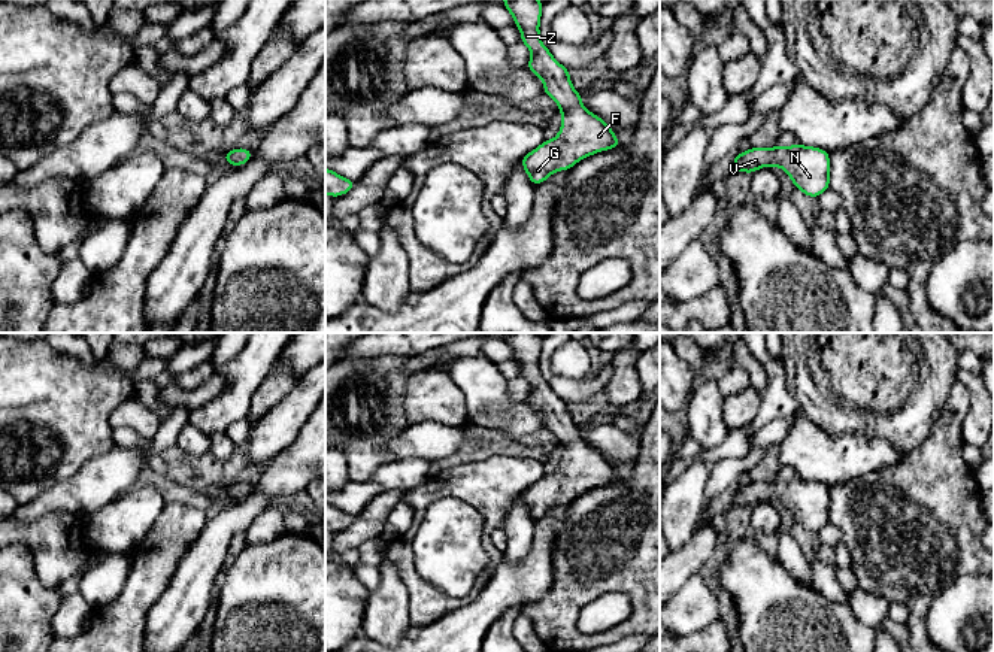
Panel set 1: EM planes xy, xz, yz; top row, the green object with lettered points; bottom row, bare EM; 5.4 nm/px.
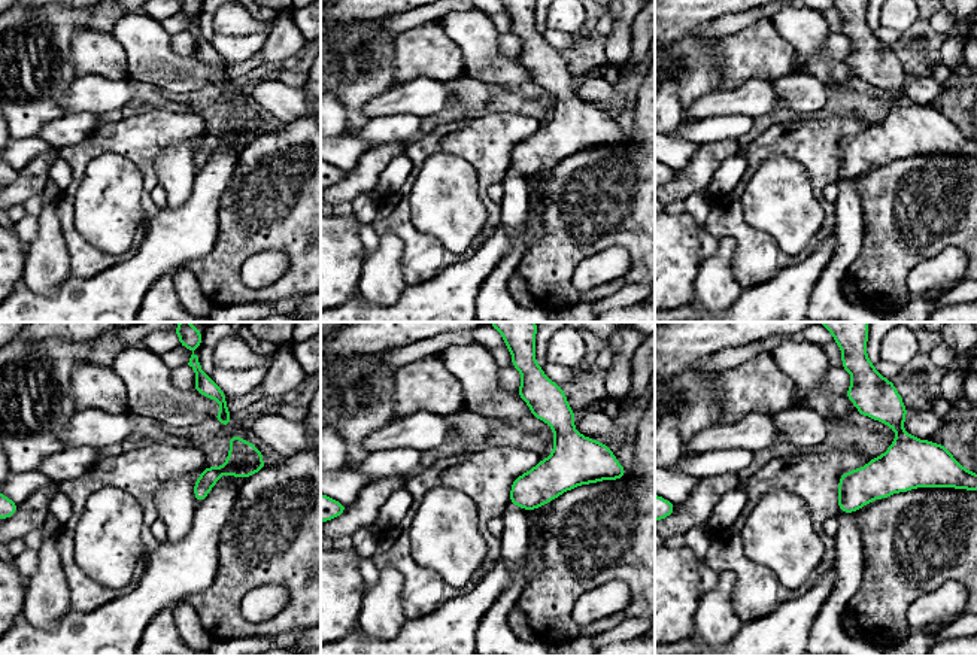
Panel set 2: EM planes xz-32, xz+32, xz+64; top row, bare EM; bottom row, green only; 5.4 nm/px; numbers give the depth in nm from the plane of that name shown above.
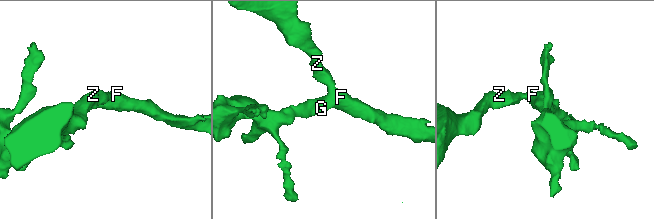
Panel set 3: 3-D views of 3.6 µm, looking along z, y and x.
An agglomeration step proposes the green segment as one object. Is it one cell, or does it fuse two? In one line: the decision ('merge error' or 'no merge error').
no merge error

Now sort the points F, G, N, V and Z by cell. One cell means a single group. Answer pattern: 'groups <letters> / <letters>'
groups F G N V Z

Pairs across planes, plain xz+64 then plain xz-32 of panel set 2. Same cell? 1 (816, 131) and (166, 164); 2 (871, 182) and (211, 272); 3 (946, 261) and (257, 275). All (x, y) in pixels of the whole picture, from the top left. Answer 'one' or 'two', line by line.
1: two
2: one
3: one

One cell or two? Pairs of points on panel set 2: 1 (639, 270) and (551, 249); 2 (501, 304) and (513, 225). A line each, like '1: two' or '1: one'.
1: one
2: one

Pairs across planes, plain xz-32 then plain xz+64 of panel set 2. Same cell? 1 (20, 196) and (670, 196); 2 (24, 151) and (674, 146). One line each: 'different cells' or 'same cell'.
1: same cell
2: same cell

